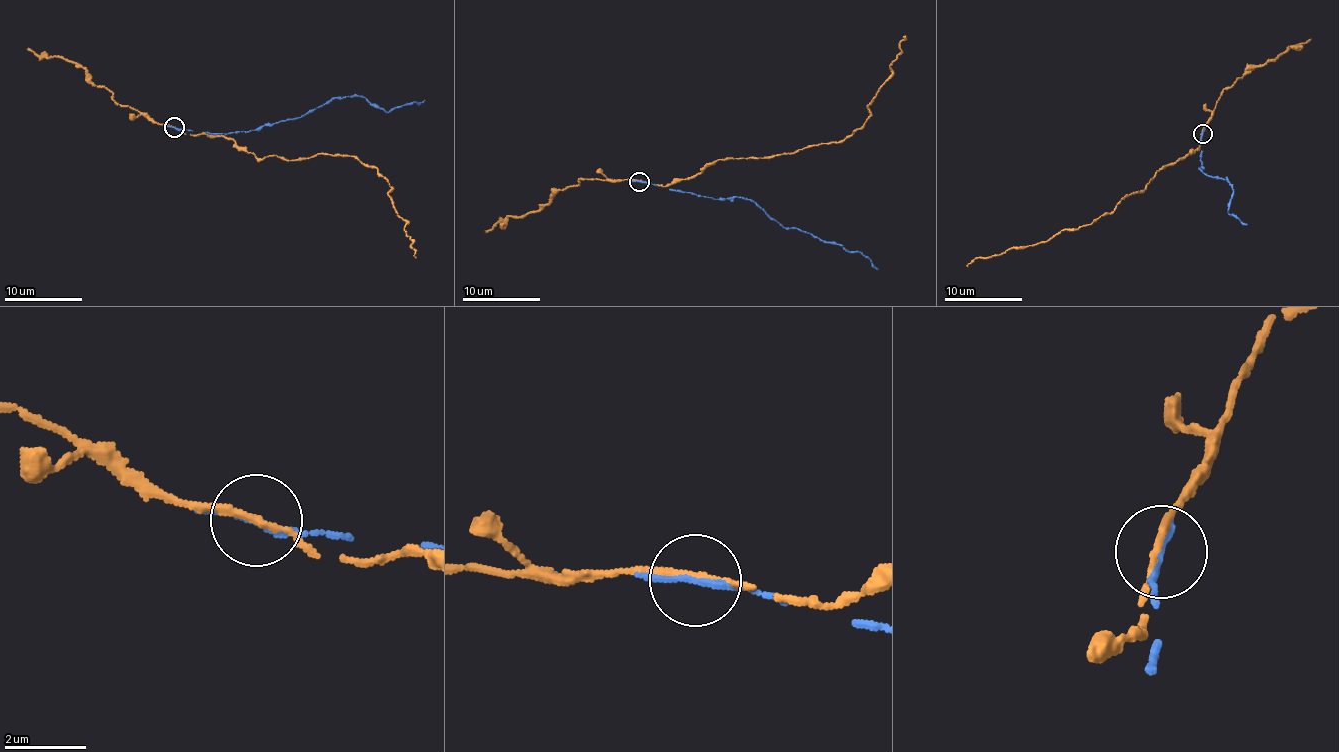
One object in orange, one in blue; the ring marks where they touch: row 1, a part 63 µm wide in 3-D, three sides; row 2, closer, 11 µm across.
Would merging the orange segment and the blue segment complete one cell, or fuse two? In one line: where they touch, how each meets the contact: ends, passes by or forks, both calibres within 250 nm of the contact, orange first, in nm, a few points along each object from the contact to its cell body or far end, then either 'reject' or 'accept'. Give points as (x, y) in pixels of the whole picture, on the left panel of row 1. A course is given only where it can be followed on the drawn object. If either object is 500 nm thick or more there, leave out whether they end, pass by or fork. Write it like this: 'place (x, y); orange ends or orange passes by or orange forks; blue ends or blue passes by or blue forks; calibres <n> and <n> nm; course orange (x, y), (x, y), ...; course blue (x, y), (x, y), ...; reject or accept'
place (174, 127); orange passes by; blue passes by; calibres 160 and 170 nm; course orange (174, 127), (224, 136), (258, 159), (359, 158), (387, 180), (415, 257); course blue (174, 127), (236, 134), (283, 122), (345, 96), (366, 98), (389, 112), (425, 99); reject

